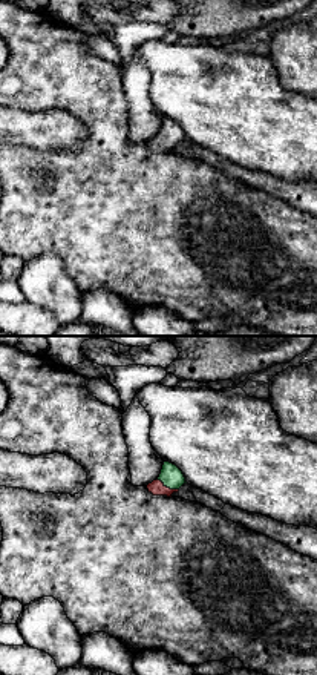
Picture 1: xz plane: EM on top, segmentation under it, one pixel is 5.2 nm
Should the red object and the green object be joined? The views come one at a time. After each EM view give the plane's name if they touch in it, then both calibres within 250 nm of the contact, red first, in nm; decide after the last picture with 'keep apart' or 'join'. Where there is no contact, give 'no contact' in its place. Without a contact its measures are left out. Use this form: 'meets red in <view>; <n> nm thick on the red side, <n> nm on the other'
meets red in xz; 80 nm thick on the red side, 120 nm on the other

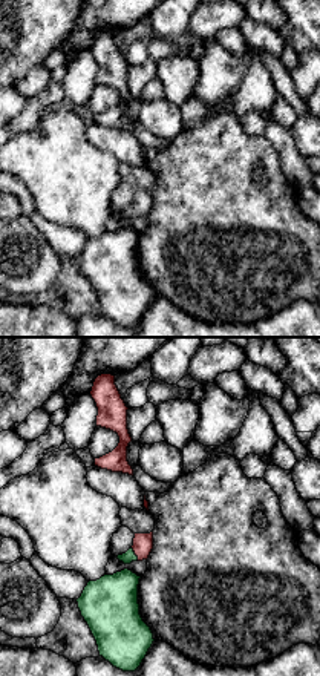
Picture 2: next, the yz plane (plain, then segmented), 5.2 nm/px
meets red in yz; 110 nm thick on the red side, 60 nm on the other

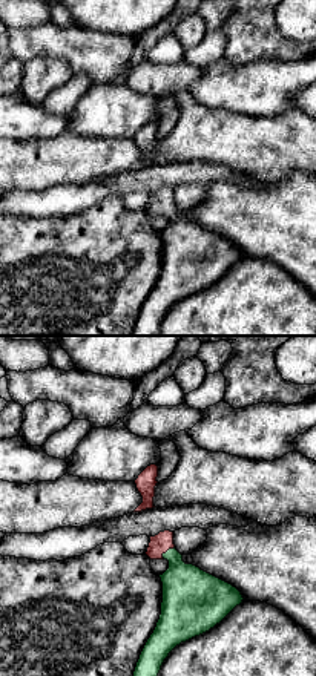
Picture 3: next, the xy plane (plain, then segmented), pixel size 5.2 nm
meets red in xy; 100 nm thick on the red side, 280 nm on the other

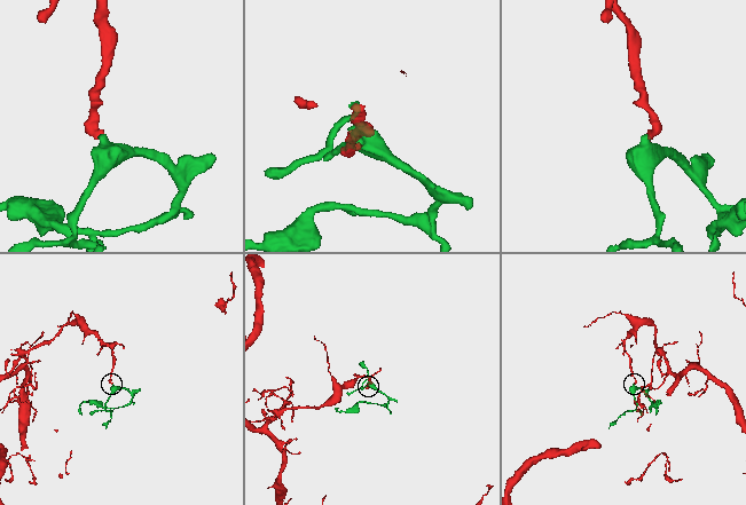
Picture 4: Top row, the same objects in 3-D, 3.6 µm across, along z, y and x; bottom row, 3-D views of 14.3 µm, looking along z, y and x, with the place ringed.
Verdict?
join

